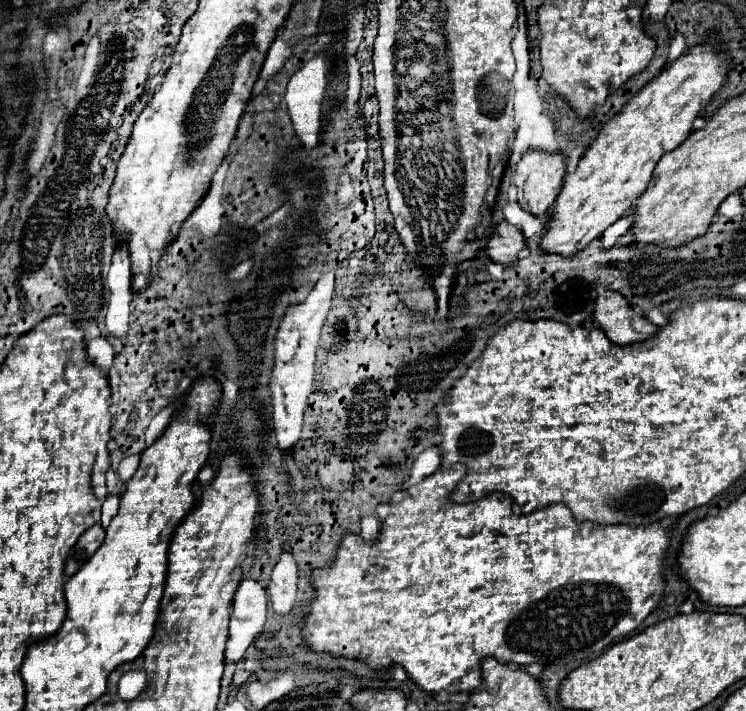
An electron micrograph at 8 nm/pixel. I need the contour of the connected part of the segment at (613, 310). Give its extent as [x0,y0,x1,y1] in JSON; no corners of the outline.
[594,291,658,345]

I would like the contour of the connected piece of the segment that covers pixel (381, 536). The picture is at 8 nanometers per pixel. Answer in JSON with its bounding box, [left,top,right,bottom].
[302,465,668,693]

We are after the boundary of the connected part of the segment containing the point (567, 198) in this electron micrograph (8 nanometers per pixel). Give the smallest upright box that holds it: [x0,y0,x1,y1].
[540,43,726,257]

